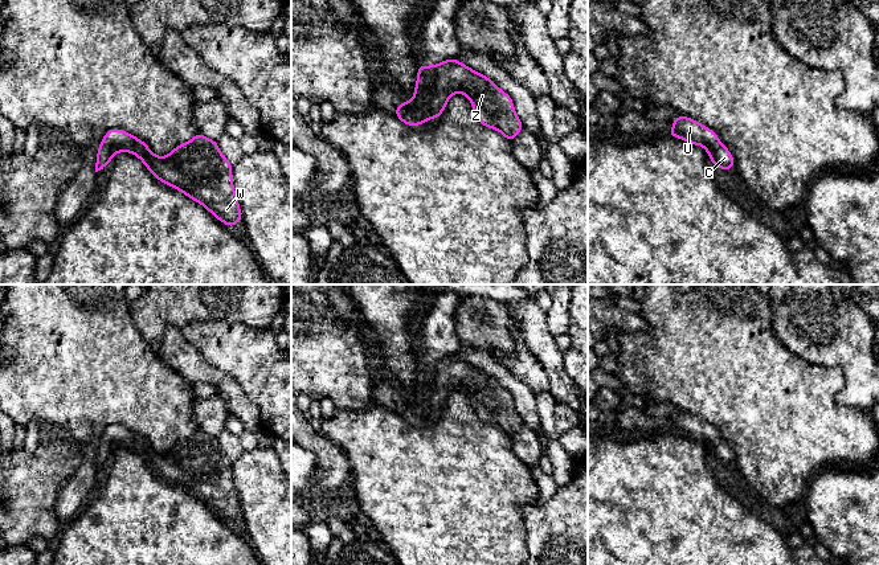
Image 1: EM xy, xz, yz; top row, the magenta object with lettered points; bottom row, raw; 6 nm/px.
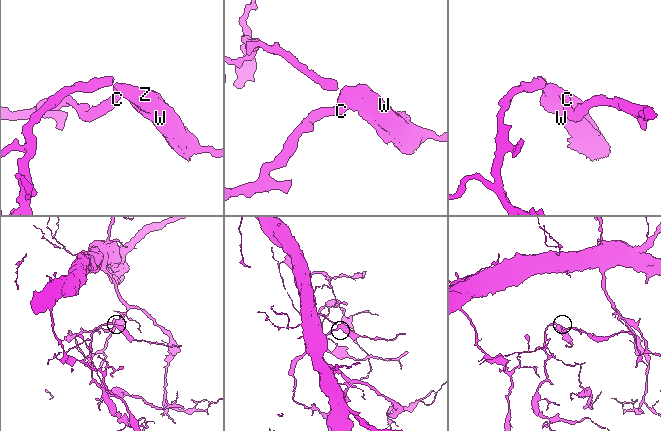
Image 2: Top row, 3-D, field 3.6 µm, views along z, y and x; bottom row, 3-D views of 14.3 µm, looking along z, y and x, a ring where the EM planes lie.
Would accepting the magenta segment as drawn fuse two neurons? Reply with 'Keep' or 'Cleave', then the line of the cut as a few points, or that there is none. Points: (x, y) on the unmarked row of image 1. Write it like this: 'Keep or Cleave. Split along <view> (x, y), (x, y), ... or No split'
Keep. No split

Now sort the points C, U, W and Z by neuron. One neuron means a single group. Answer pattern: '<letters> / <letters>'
C U W Z

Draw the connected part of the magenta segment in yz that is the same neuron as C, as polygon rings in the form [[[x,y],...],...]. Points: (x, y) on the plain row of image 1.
[[[678,412],[667,431],[683,435],[688,441],[704,443],[715,464],[729,468],[735,462],[731,447],[720,439],[717,430],[698,417]]]

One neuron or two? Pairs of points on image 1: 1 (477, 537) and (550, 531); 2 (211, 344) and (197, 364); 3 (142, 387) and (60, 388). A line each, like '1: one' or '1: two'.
1: two
2: two
3: one

